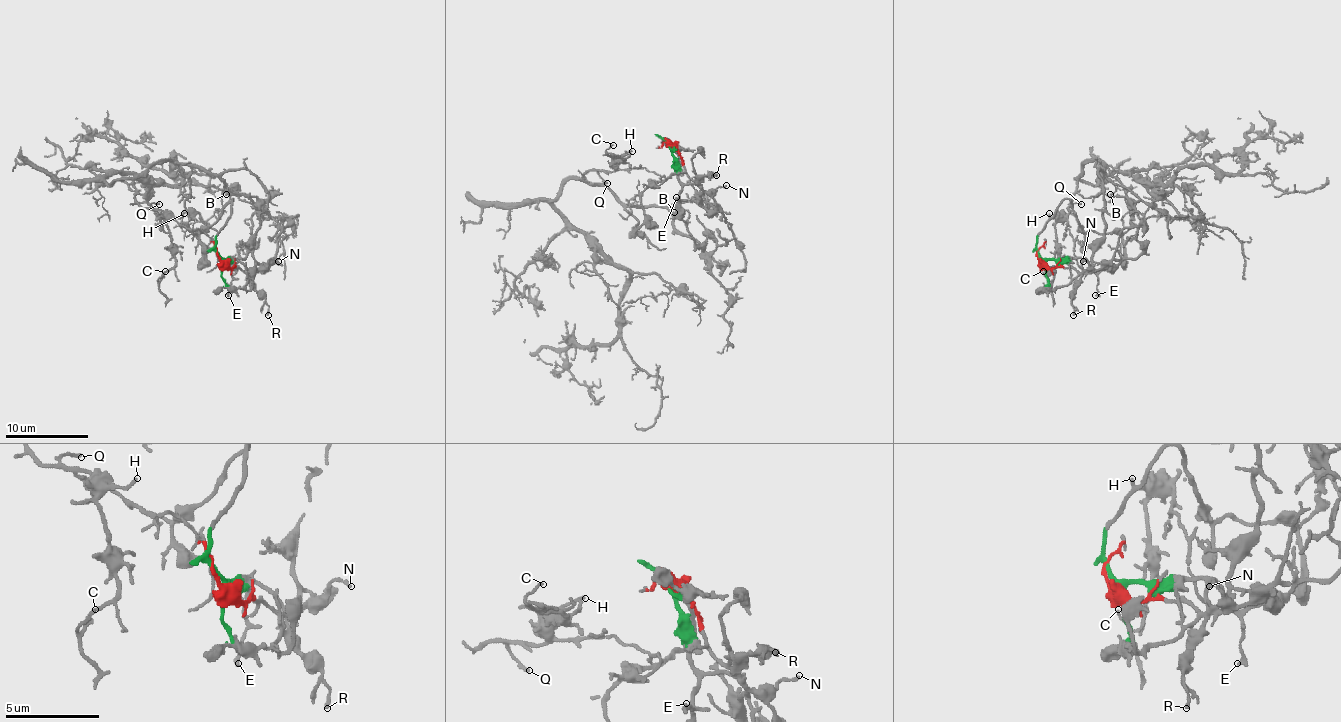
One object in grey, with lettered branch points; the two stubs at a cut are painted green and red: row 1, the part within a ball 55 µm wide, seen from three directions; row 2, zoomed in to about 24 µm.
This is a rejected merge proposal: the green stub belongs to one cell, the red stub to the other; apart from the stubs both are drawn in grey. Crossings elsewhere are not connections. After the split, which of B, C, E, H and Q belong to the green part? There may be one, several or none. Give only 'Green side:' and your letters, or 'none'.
Green side: E

